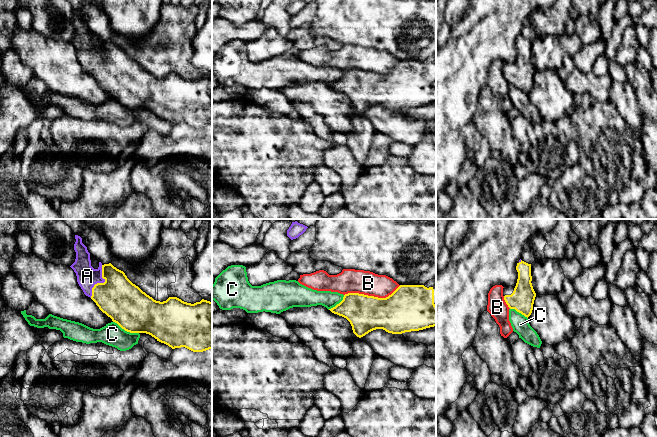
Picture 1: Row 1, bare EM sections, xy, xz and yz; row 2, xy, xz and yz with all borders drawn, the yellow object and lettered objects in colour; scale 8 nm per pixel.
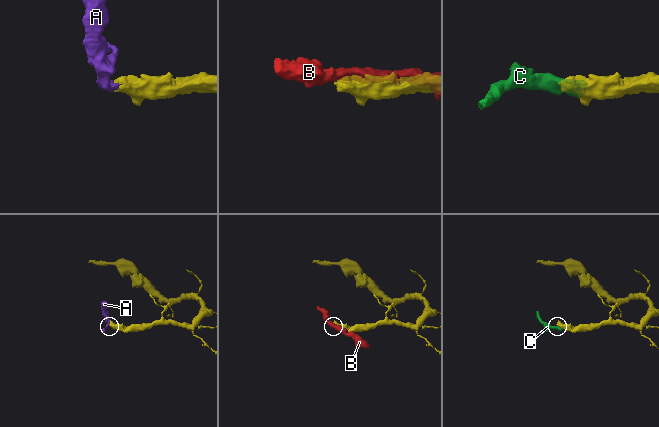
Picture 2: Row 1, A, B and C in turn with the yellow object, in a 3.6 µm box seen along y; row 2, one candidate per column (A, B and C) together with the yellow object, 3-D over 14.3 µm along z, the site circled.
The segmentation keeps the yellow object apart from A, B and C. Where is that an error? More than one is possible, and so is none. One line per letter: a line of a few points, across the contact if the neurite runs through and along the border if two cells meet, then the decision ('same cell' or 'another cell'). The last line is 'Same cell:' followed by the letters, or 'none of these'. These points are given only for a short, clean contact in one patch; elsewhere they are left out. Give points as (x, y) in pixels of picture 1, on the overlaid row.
A: line xy (125, 303), (107, 286), (101, 283), (95, 283), (87, 276); same cell
B: another cell
C: line xy (113, 321), (127, 331), (138, 333); another cell
Same cell: A

